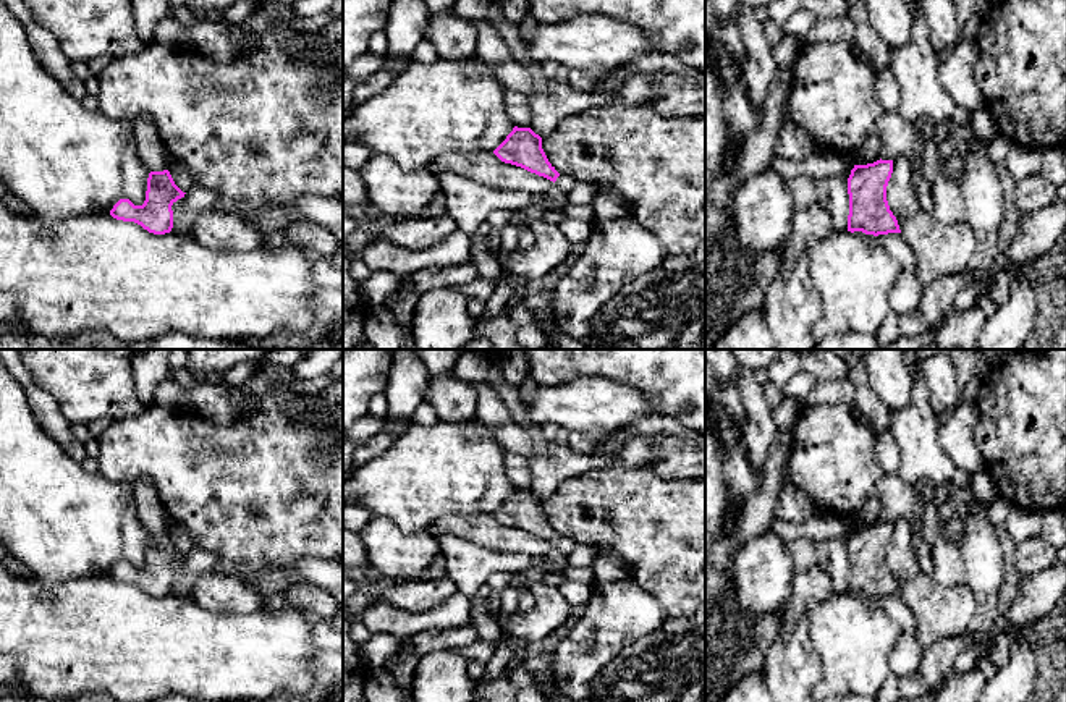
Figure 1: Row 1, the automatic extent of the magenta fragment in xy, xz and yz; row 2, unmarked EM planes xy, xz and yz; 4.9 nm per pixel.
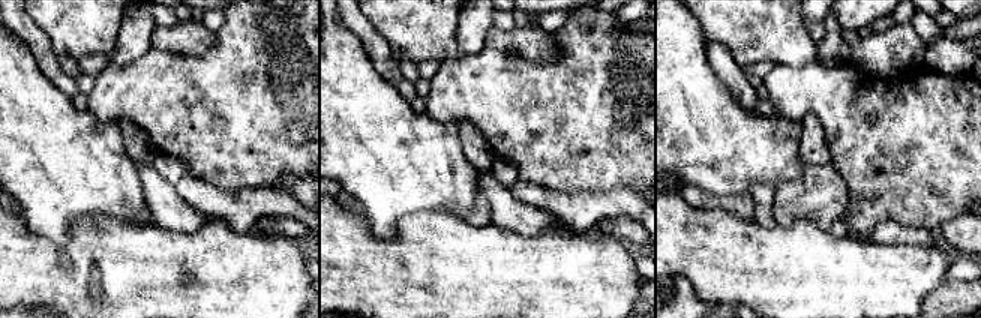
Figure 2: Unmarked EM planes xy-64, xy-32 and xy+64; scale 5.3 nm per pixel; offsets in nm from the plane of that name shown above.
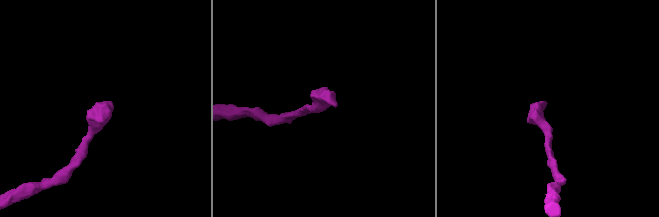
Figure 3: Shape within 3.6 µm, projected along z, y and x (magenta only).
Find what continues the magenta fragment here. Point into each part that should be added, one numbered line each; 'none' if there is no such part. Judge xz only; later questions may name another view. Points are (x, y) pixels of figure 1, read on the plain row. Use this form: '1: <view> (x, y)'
1: xz (565, 545)

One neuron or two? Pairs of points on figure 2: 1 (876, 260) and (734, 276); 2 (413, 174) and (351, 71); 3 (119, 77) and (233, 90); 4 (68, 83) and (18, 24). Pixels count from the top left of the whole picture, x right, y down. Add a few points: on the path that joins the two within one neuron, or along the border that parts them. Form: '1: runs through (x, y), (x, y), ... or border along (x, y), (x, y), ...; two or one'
1: runs through (840, 275), (770, 275); one
2: runs through (387, 149), (351, 113), (351, 96); one
3: runs through (147, 90), (204, 90); one
4: runs through (53, 69), (33, 39); one

